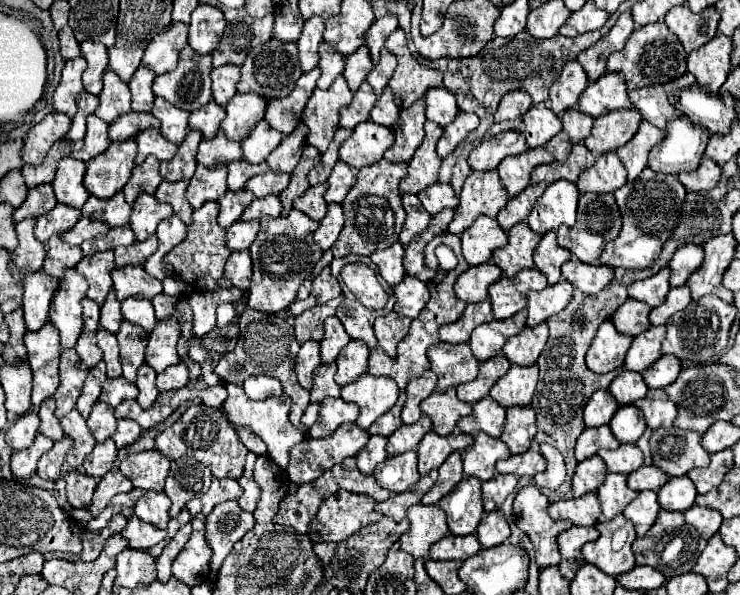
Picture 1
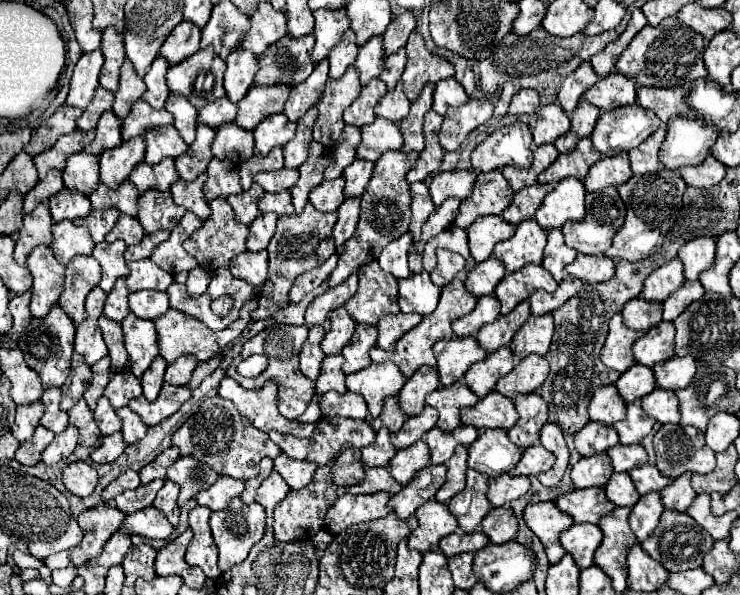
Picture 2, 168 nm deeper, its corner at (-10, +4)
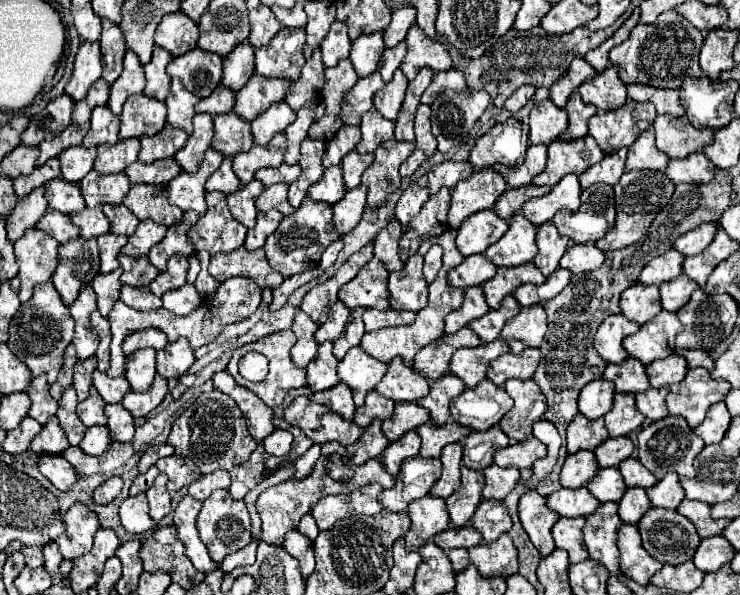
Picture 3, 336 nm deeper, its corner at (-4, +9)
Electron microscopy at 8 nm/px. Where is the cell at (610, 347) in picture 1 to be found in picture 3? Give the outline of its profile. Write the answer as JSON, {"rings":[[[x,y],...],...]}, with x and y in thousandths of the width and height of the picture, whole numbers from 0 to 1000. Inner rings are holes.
{"rings":[[[824,529],[814,539],[805,566],[803,566],[803,583],[808,590],[808,597],[827,613],[841,610],[849,593],[841,583],[841,570],[859,560],[865,553],[862,543],[846,536],[843,529]]]}

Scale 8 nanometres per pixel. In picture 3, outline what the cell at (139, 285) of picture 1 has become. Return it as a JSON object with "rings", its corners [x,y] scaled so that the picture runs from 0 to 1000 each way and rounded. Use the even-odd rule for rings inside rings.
{"rings":[[[162,429],[162,449],[165,449],[165,479],[181,479],[181,482],[200,482],[203,472],[214,462],[214,452],[200,439],[200,432],[173,432]]]}

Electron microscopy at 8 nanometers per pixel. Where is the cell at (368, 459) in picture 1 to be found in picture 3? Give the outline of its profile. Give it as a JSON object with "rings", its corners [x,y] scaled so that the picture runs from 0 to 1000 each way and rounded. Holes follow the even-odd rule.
{"rings":[[[505,704],[503,714],[492,721],[486,738],[473,751],[468,751],[468,765],[478,782],[489,782],[497,771],[511,771],[522,751],[524,751],[524,738],[516,728],[516,708]]]}

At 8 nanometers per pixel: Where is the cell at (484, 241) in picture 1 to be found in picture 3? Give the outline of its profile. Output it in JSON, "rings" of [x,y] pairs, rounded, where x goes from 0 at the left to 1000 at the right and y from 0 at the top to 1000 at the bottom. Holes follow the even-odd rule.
{"rings":[[[668,355],[635,361],[619,385],[616,412],[627,432],[654,425],[659,412],[673,405],[686,385],[686,371],[676,368]]]}

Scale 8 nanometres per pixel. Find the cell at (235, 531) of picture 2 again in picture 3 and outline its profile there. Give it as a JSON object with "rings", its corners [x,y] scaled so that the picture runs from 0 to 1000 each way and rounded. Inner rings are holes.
{"rings":[[[295,822],[289,825],[273,849],[273,859],[268,866],[265,886],[270,892],[270,906],[278,913],[284,936],[292,946],[300,946],[300,939],[311,929],[324,926],[327,919],[332,919],[341,906],[338,906],[338,862],[332,855],[330,842],[316,842],[311,835],[311,829],[305,822]]]}

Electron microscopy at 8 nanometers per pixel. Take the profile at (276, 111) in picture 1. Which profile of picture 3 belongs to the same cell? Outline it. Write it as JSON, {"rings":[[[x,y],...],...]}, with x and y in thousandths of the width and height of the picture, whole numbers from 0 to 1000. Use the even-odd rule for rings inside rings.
{"rings":[[[424,82],[422,96],[414,103],[408,126],[403,136],[392,143],[392,153],[386,156],[386,173],[403,187],[411,173],[427,166],[438,146],[438,106],[432,96],[432,82]]]}

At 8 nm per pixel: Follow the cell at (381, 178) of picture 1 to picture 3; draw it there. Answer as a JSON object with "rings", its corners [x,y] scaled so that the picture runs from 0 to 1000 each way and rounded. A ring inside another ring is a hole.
{"rings":[[[522,237],[505,254],[503,277],[489,291],[489,311],[497,314],[495,348],[508,355],[514,351],[524,328],[541,318],[541,277],[559,254],[559,240],[549,237]]]}

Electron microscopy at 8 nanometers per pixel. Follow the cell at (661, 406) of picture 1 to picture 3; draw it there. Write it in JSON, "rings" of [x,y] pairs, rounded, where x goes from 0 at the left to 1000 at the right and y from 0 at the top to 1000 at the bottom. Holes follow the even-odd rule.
{"rings":[[[878,650],[873,661],[868,664],[859,664],[859,684],[862,691],[881,704],[881,708],[889,708],[895,701],[903,697],[903,687],[900,687],[900,661],[903,661],[903,650],[895,650],[895,654],[886,654],[886,650]]]}

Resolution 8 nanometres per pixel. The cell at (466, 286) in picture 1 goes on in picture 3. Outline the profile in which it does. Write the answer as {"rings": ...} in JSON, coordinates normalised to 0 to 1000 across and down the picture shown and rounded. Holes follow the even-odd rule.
{"rings":[[[635,429],[605,459],[605,472],[611,482],[632,486],[632,482],[657,476],[659,469],[668,466],[668,459],[670,459],[670,449],[665,445],[662,435],[657,435],[654,429]]]}

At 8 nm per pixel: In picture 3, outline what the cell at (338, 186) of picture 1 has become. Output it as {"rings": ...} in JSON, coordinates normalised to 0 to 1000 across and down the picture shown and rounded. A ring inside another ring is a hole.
{"rings":[[[481,254],[470,257],[462,267],[459,281],[465,287],[465,311],[468,311],[468,318],[478,318],[478,314],[486,311],[486,294],[503,274],[503,267],[505,267],[503,261],[484,261]]]}

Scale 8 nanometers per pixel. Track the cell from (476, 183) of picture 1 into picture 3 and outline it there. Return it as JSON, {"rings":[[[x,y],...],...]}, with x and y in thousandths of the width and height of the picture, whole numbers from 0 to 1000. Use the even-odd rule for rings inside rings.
{"rings":[[[662,281],[643,287],[627,304],[619,304],[619,311],[611,318],[605,378],[611,385],[619,385],[630,365],[651,351],[665,351],[665,345],[684,321],[684,314],[686,311],[681,297]]]}

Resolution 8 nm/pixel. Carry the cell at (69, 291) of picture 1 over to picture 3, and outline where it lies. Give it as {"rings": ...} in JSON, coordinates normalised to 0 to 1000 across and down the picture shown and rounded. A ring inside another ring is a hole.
{"rings":[[[105,398],[89,412],[81,412],[81,445],[73,455],[70,479],[95,516],[105,499],[105,486],[124,476],[132,452],[135,435],[130,402],[114,405]]]}

